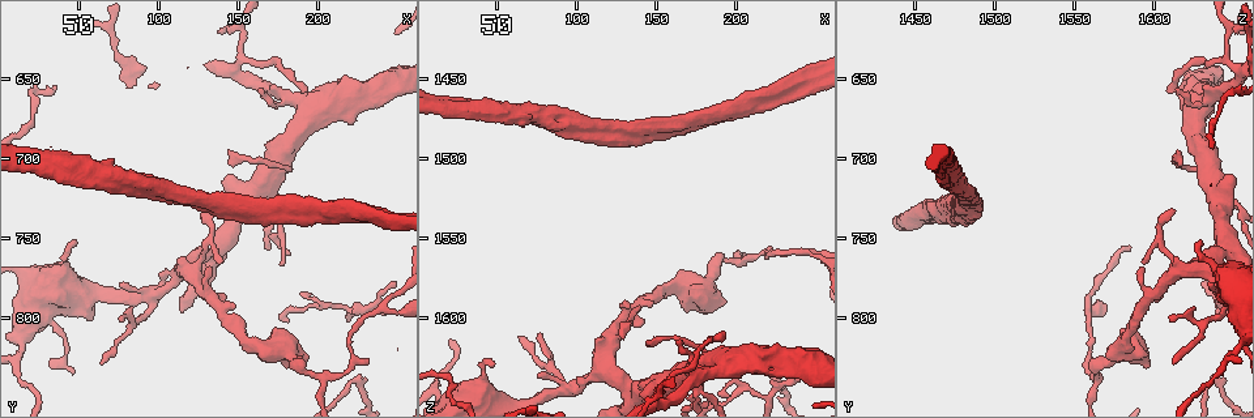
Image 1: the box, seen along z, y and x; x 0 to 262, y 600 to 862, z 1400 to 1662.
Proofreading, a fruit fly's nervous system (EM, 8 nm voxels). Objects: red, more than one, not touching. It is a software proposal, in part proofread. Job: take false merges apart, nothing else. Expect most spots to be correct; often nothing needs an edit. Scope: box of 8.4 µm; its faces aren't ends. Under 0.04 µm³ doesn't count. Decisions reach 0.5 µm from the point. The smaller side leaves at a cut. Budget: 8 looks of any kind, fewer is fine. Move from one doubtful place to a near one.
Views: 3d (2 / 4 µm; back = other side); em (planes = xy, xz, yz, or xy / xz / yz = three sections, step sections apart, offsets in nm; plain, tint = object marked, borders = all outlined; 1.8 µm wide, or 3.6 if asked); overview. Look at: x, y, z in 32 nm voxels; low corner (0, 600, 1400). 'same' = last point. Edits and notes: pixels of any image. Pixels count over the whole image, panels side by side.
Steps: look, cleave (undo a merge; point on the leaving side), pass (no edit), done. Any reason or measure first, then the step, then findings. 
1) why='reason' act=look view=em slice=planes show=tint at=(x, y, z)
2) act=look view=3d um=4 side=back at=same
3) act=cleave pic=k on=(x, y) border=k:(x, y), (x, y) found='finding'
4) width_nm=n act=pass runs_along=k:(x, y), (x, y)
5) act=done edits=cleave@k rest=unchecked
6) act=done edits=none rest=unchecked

why='three arms meet' act=look view=em slice=planes show=tint at=(238, 792, 1558)

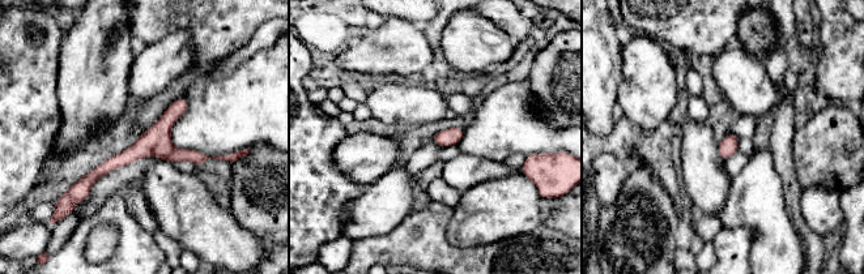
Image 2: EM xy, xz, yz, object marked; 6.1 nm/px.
act=pass runs_along=2:(183, 101), (139, 150), (83, 185) found='continuous, no second cell'

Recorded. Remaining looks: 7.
why='thick turns thin' act=look view=3d um=4 at=(36, 772, 1648)

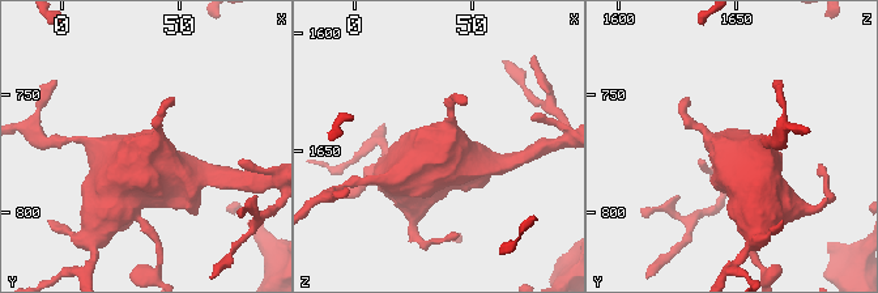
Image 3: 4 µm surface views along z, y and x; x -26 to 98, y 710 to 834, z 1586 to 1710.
why='need the tissue' act=look view=em um=3.6 slice=yz step=4 show=tint at=(37, 772, 1648)

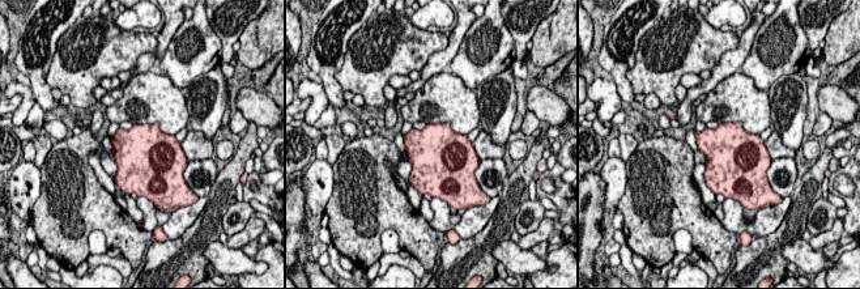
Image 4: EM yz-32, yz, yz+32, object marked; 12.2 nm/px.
why='cut it another way' act=look view=em um=3.6 slice=planes show=tint at=same

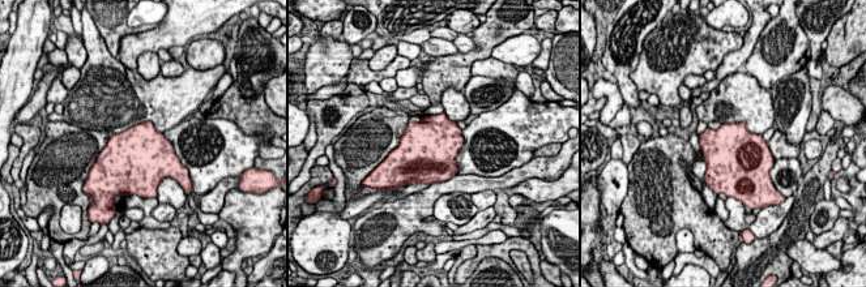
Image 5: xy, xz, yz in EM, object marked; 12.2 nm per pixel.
width_nm=700 act=pass found='continuous, no second cell'

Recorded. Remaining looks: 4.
why='a narrow waist' act=look view=em slice=xz step=4 show=tint at=(154, 618, 1646)

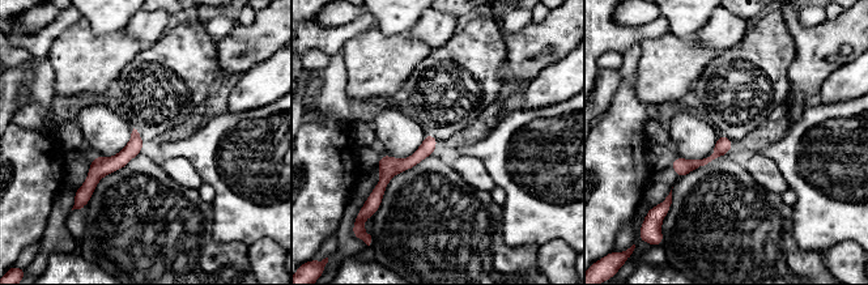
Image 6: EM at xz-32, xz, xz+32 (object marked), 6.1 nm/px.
act=look view=em slice=planes show=borders at=same

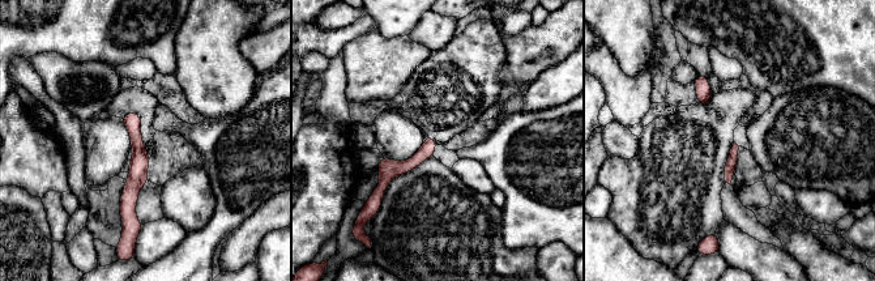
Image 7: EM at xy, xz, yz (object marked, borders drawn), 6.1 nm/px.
width_nm=70 act=pass found='all the same cell'

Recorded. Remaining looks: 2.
act=done edits=none rest=unchecked

